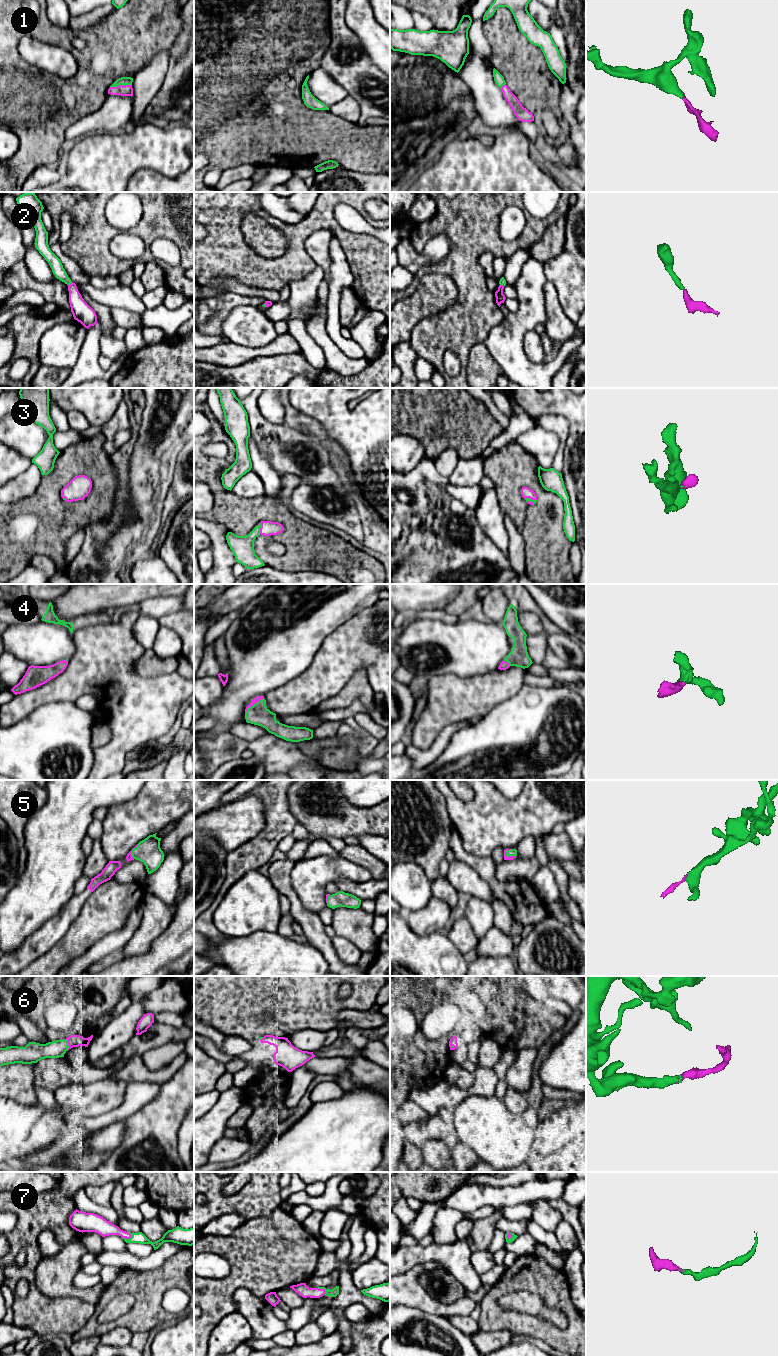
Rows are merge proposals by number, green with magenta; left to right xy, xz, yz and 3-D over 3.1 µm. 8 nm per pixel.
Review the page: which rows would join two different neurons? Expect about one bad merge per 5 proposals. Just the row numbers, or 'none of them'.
none of them

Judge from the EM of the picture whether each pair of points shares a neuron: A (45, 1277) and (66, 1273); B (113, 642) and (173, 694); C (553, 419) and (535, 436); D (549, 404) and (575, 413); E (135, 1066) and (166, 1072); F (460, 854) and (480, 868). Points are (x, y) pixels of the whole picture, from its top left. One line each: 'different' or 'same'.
A: same
B: same
C: different
D: same
E: same
F: same

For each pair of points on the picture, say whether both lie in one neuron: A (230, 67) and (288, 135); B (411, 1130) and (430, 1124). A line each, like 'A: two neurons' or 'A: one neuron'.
A: one neuron
B: one neuron

